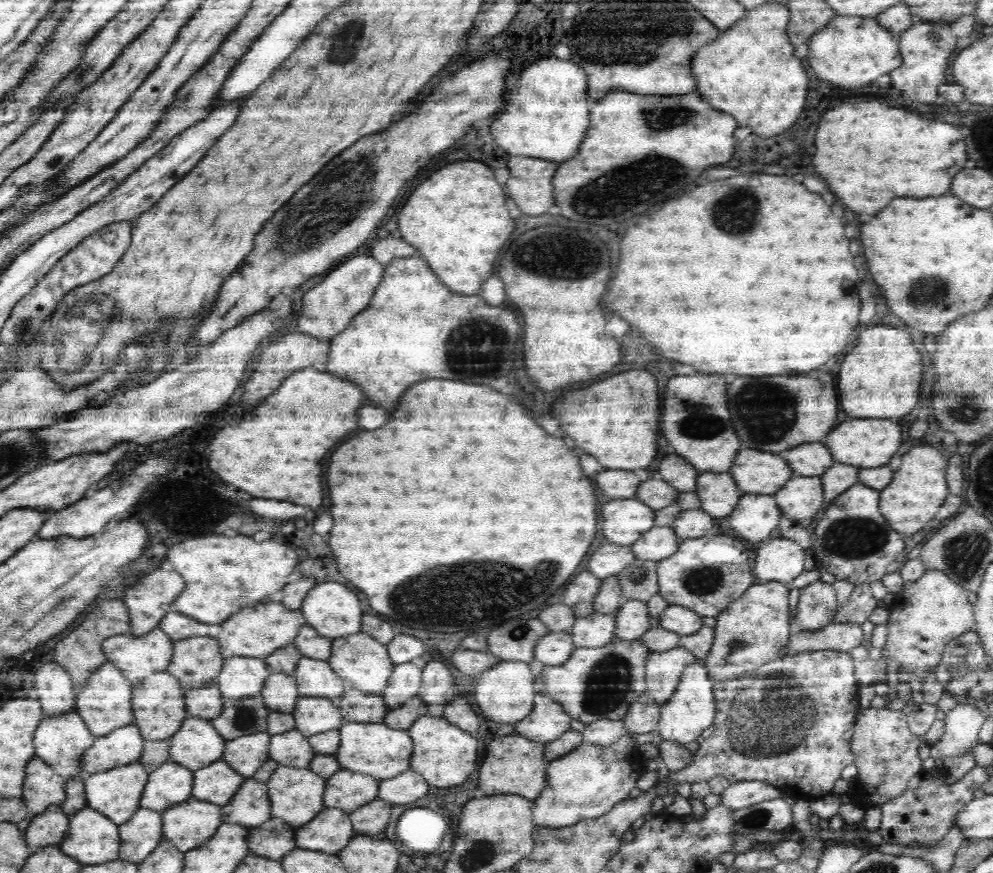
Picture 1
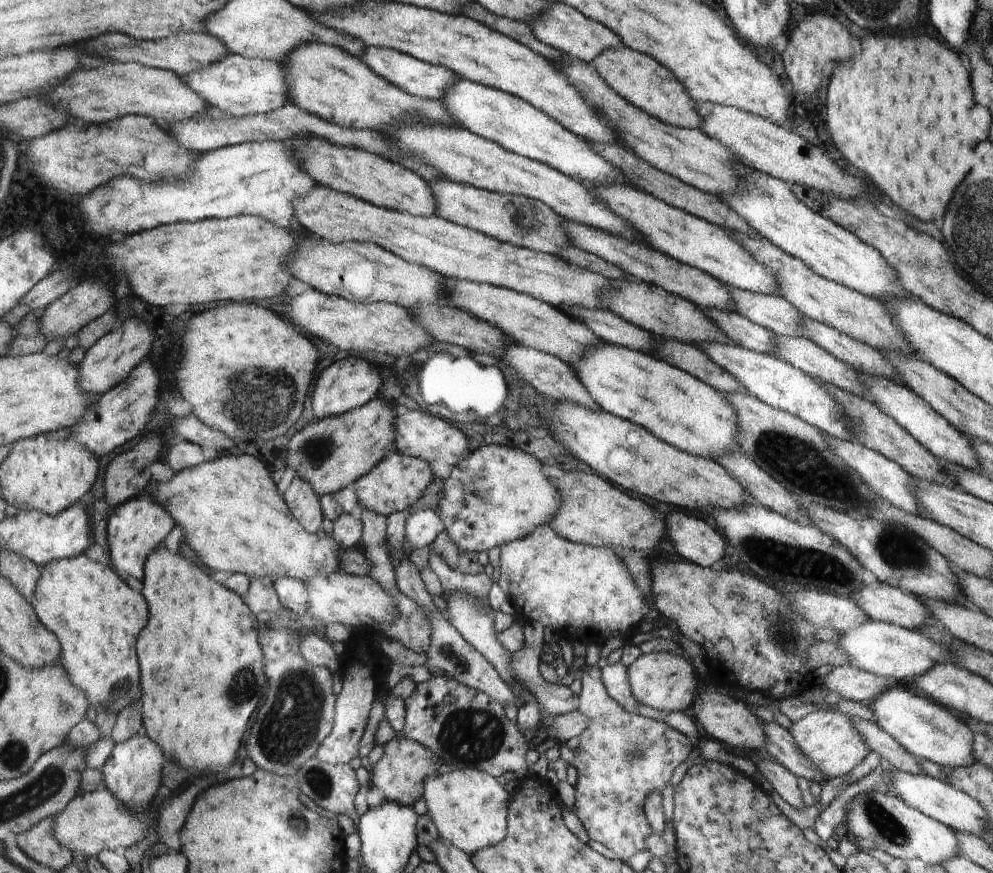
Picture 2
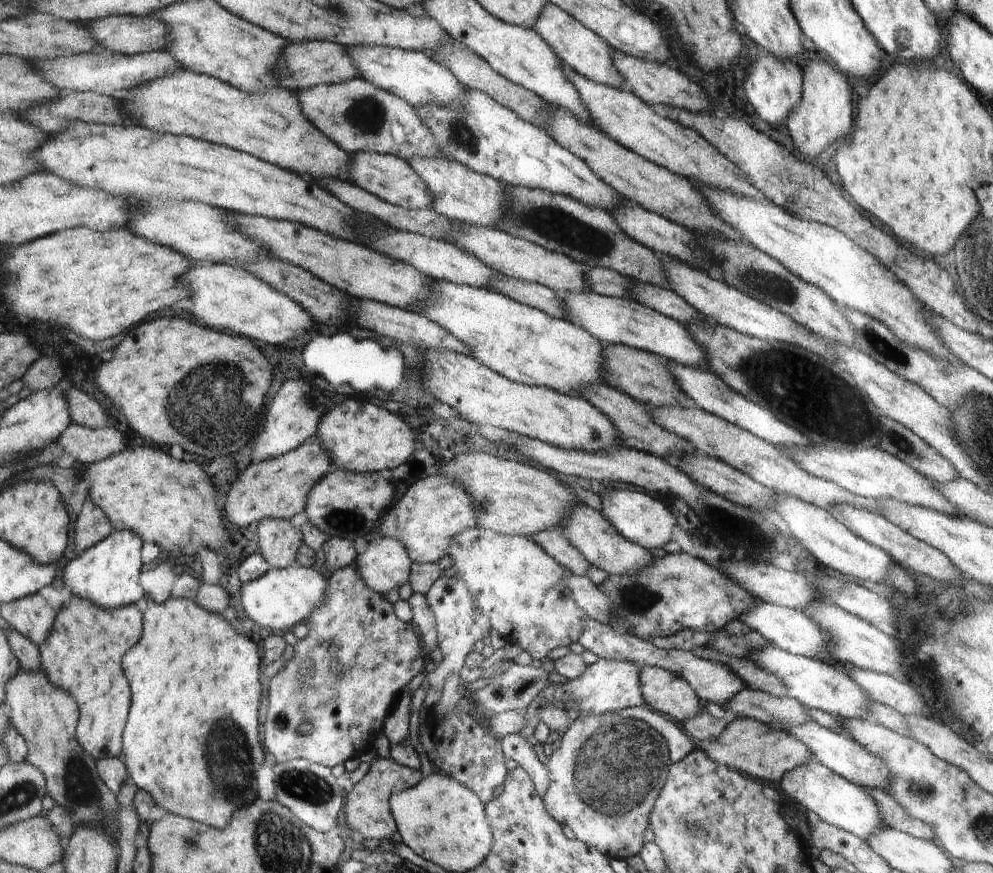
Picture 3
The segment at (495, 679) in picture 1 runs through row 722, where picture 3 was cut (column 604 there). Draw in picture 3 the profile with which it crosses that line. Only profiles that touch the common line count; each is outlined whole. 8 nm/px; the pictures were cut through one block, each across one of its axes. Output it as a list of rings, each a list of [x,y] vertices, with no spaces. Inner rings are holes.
[[[622,490],[612,492],[610,500],[602,498],[602,514],[616,527],[626,538],[642,545],[644,548],[662,548],[672,534],[672,528],[676,526],[676,518],[672,512],[668,514],[666,506],[658,500],[652,500],[652,496],[644,492]]]

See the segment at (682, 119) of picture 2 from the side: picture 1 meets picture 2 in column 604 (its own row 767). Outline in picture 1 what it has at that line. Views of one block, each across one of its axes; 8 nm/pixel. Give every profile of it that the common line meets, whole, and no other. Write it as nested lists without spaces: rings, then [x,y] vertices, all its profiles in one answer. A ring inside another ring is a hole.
[[[68,711],[60,715],[44,715],[33,731],[35,756],[54,767],[56,774],[65,779],[85,775],[80,770],[80,758],[93,746],[95,736],[86,726],[84,719],[76,711]]]

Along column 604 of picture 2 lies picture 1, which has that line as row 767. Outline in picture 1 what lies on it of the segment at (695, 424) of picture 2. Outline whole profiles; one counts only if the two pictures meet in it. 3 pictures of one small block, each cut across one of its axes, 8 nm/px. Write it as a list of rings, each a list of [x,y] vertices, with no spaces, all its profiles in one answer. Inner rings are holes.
[[[343,722],[338,730],[342,744],[335,758],[341,768],[369,774],[379,781],[394,778],[411,768],[413,744],[407,730],[396,730],[384,722]]]

